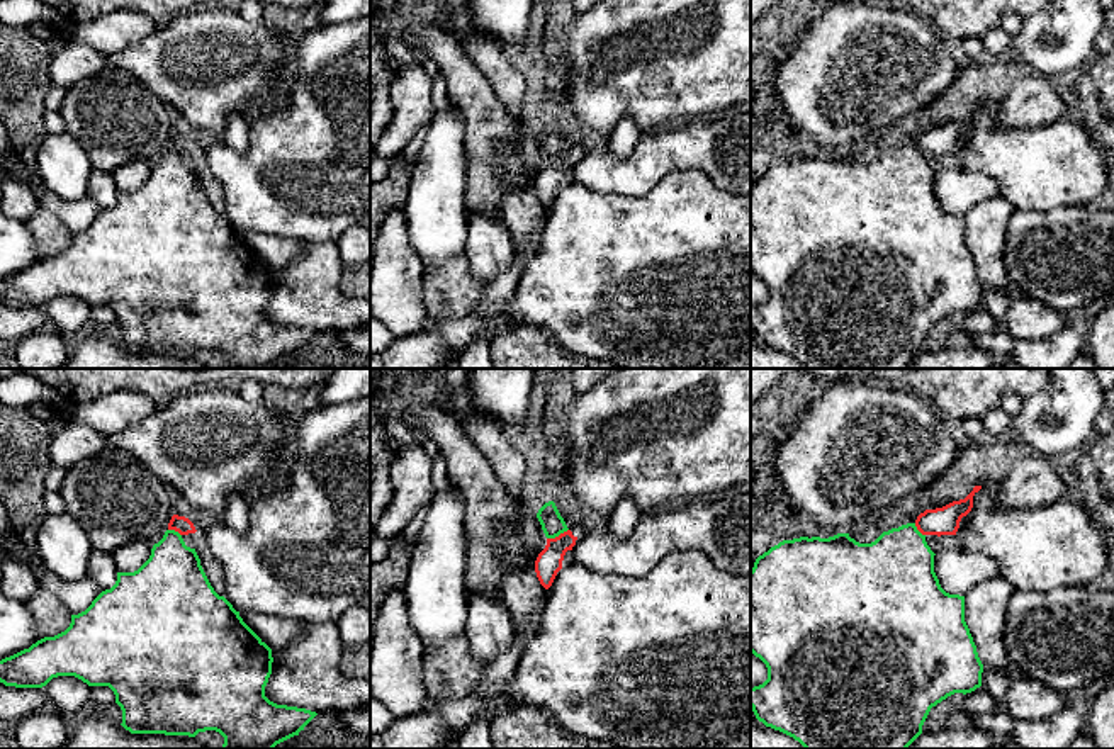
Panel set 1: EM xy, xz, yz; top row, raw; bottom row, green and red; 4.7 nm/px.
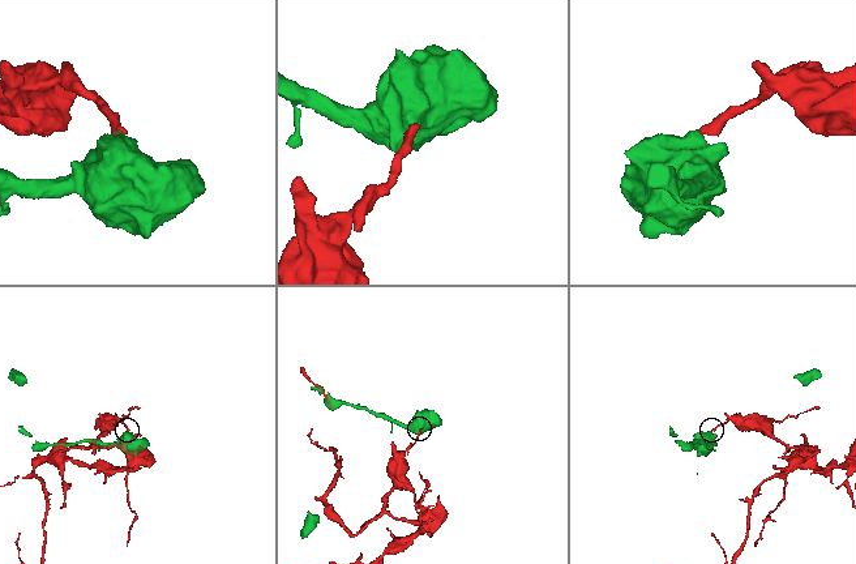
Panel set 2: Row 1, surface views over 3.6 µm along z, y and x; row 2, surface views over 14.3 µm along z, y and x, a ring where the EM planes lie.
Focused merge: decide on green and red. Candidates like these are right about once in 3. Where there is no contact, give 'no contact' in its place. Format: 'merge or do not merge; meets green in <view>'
do not merge; meets green in xz

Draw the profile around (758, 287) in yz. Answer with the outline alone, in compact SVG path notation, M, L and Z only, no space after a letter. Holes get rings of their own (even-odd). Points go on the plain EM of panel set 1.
M751 272L751 307L762 304L768 299L766 284Z

